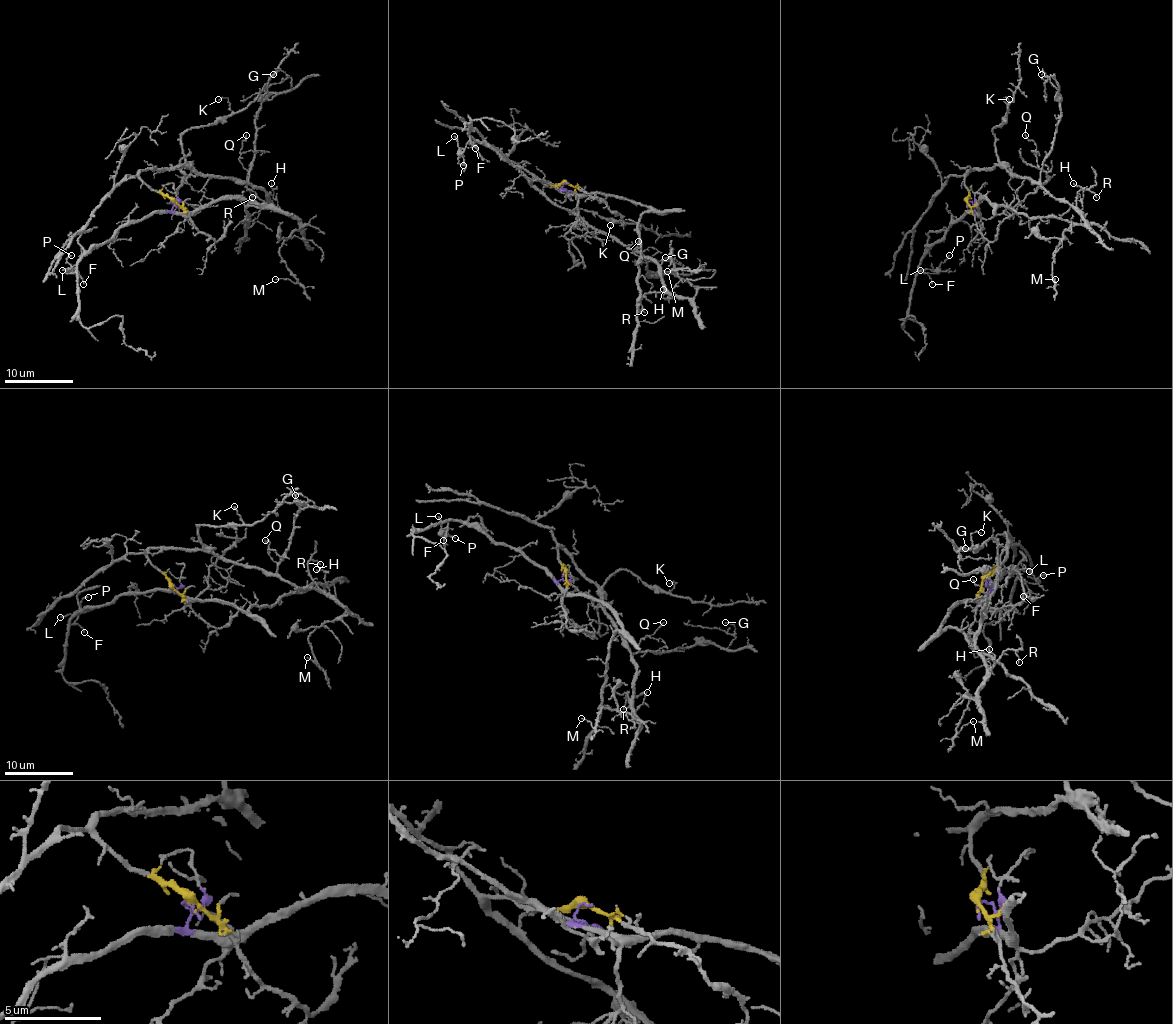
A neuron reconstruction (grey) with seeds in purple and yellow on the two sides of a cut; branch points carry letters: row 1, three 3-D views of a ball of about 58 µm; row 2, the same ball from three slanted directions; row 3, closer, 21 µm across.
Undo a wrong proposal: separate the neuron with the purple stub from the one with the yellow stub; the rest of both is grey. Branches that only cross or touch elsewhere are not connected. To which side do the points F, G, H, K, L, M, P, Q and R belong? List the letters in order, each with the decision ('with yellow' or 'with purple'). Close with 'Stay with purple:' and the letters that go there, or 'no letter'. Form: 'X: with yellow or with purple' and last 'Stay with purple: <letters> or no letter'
F: with purple
G: with yellow
H: with yellow
K: with yellow
L: with purple
M: with yellow
P: with purple
Q: with yellow
R: with yellow
Stay with purple: F, L, P

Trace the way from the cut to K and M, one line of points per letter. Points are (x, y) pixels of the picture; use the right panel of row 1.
K: (967, 201), (967, 174), (974, 169), (991, 169), (998, 162), (993, 129), (1008, 112), (1005, 98), (1008, 100)
M: (967, 201), (967, 174), (1001, 165), (1063, 198), (1082, 224), (1072, 224), (1055, 248), (1055, 279)

